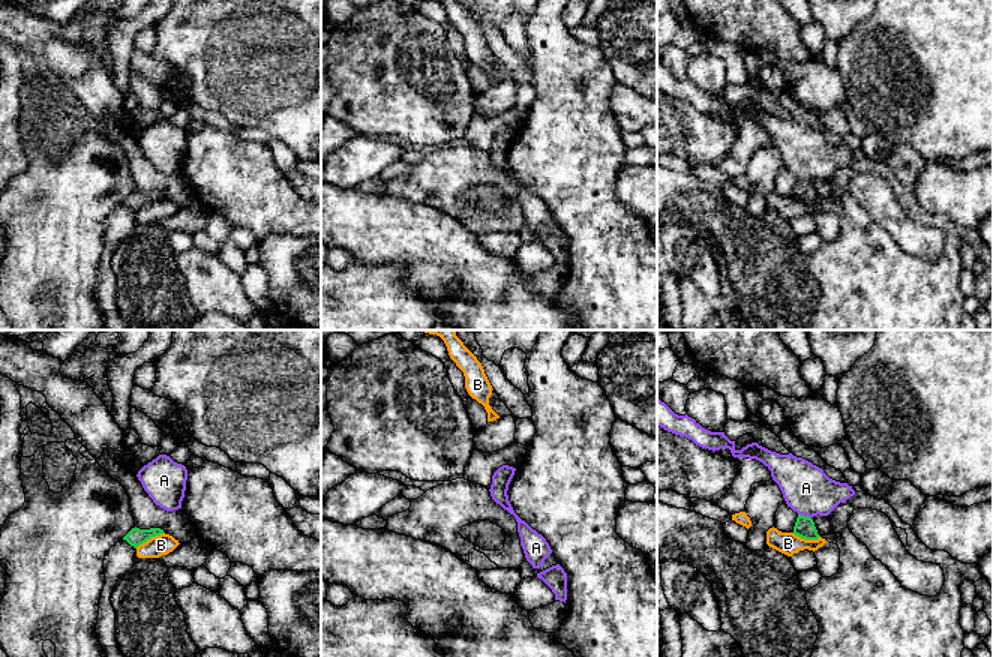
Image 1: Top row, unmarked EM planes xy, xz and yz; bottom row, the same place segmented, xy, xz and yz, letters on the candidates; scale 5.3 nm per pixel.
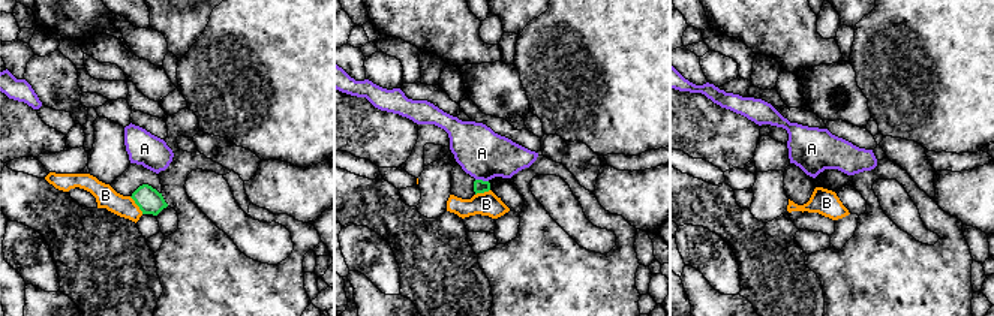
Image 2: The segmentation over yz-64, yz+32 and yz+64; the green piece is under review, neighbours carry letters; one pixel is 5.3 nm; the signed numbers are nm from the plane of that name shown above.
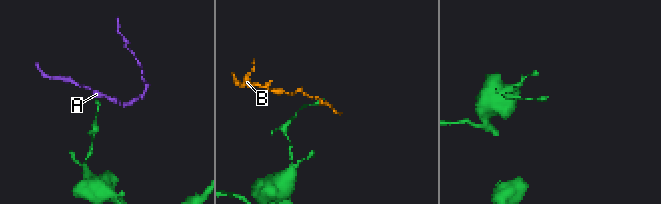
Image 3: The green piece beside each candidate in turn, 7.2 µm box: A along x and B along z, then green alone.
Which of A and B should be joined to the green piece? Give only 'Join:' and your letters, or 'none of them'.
Join: none of them

